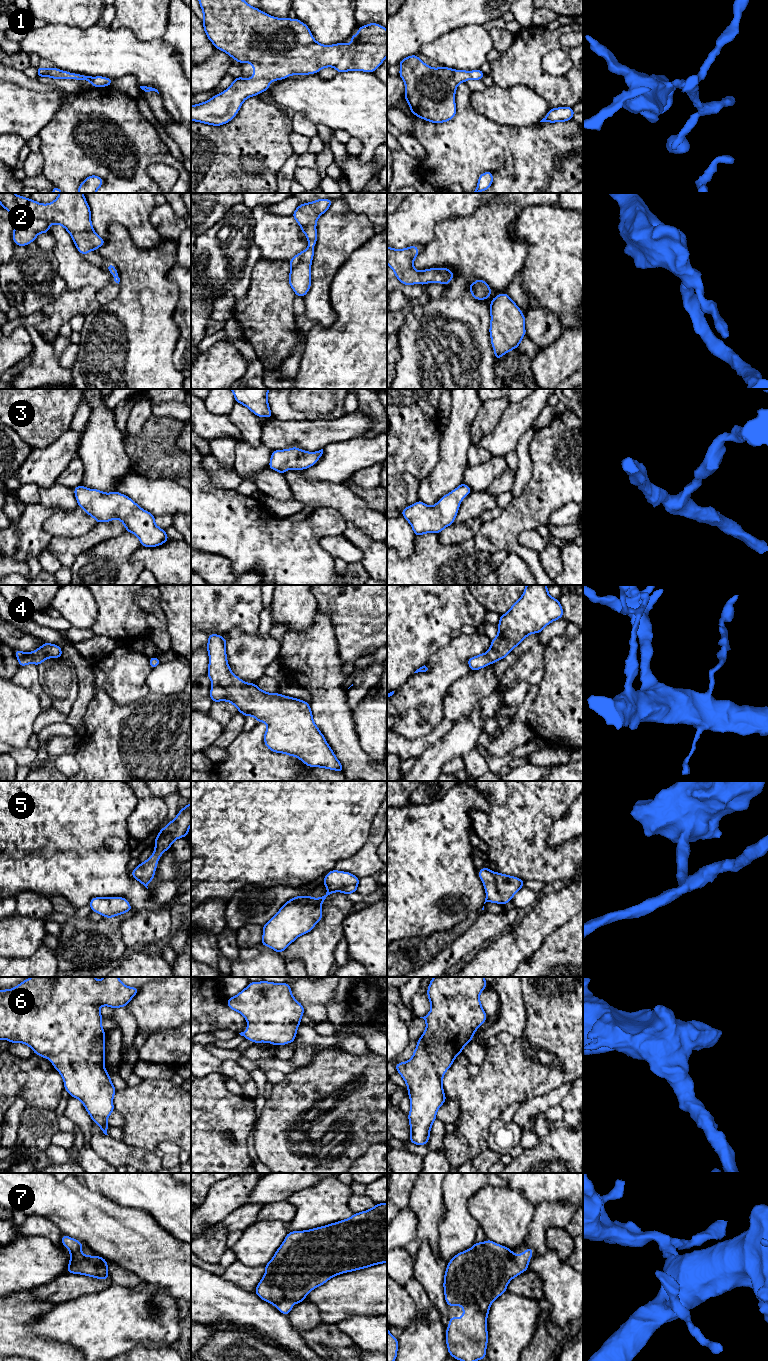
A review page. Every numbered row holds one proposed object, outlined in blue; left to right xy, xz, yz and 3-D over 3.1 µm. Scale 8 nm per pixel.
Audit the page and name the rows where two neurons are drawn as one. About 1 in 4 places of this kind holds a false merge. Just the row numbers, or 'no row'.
no row

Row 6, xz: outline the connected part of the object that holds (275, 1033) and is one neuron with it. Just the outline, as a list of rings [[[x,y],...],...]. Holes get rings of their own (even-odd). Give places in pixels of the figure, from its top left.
[[[268,981],[250,982],[250,984],[234,997],[227,999],[227,1006],[243,1015],[248,1022],[245,1032],[239,1033],[253,1043],[271,1043],[275,1046],[294,1042],[304,1015],[304,1007],[292,995],[287,983]]]

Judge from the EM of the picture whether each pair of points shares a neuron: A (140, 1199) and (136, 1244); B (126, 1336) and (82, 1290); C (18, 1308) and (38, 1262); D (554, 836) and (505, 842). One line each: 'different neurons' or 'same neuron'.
A: different neurons
B: same neuron
C: different neurons
D: different neurons

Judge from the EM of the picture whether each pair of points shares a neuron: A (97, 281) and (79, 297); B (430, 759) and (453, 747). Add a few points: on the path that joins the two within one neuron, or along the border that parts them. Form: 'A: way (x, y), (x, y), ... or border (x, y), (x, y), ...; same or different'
A: border (69, 289), (93, 286), (97, 290); different
B: way (436, 757), (447, 749); same

